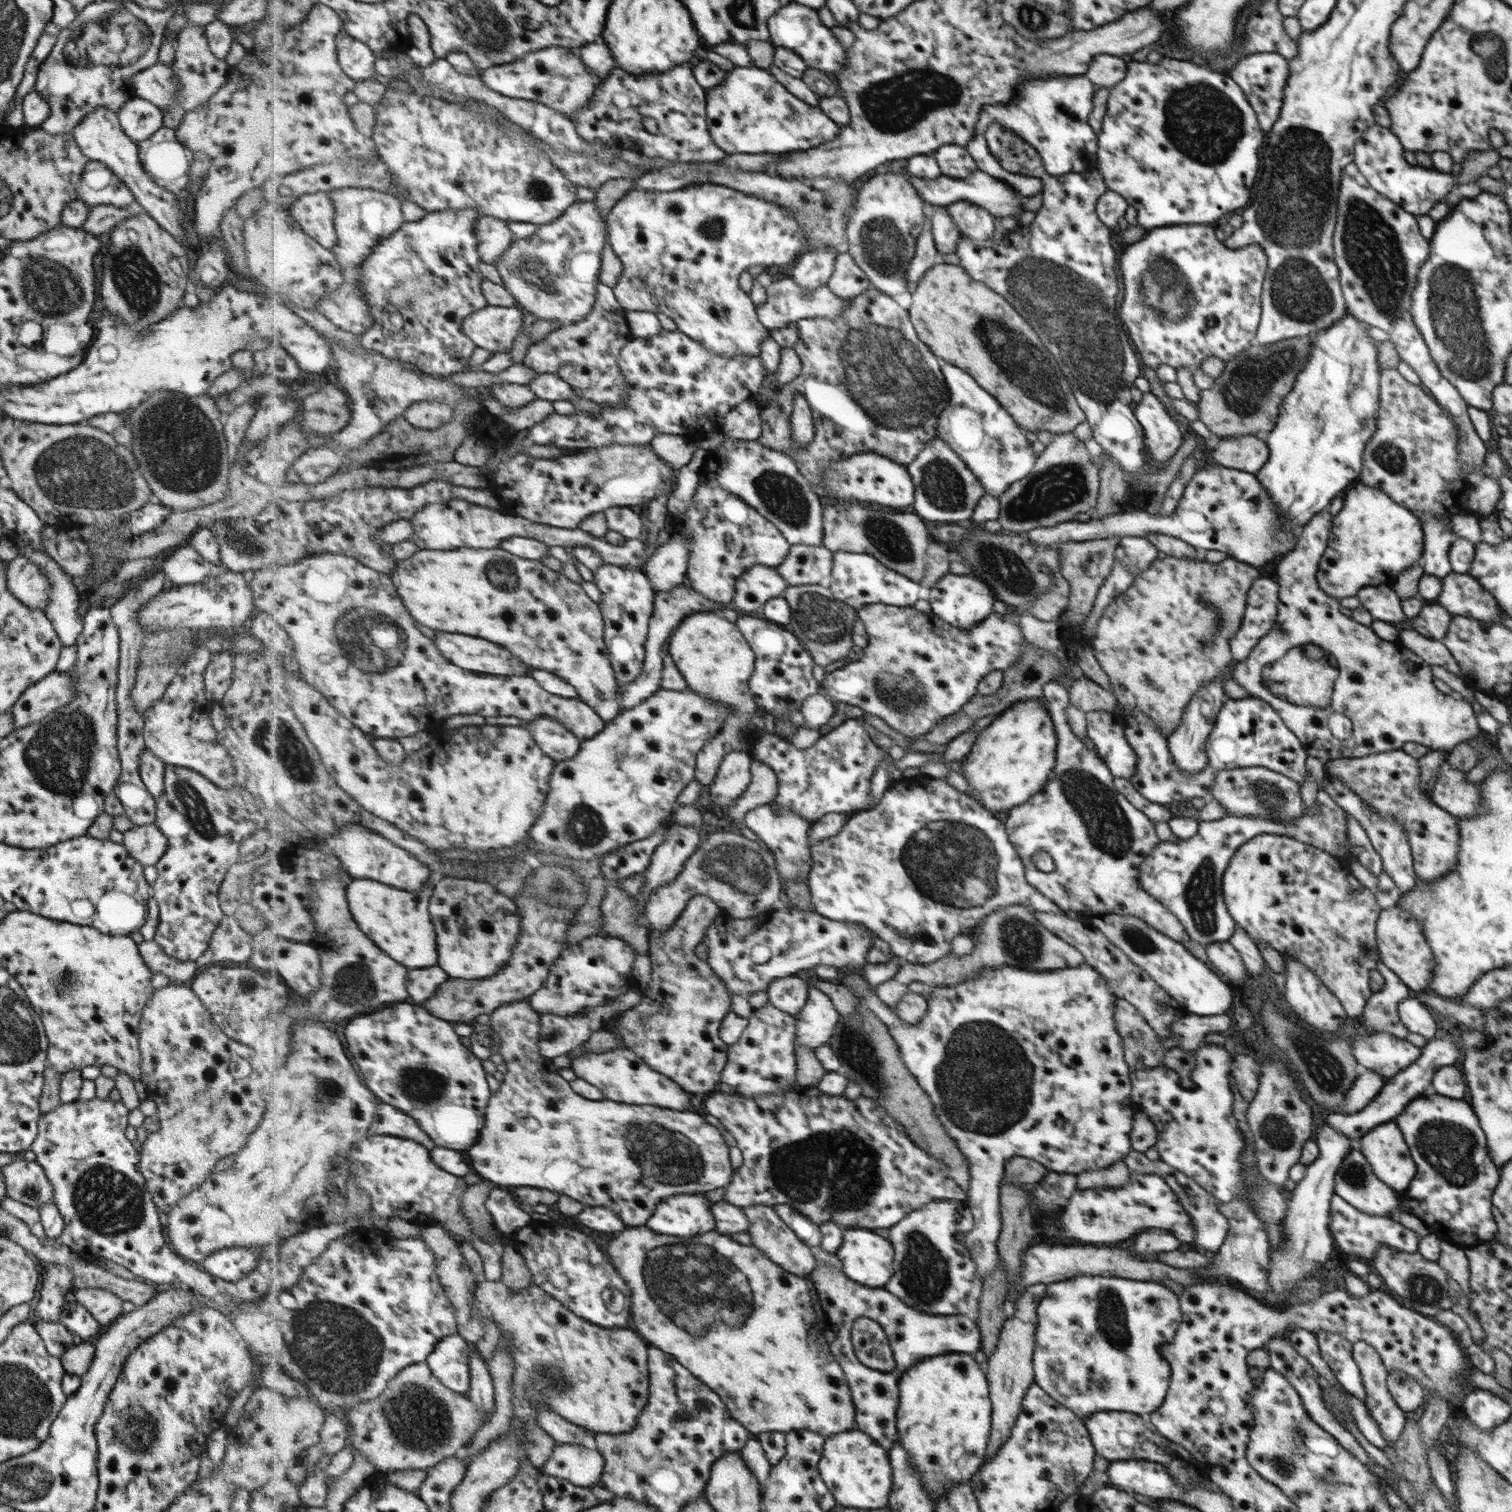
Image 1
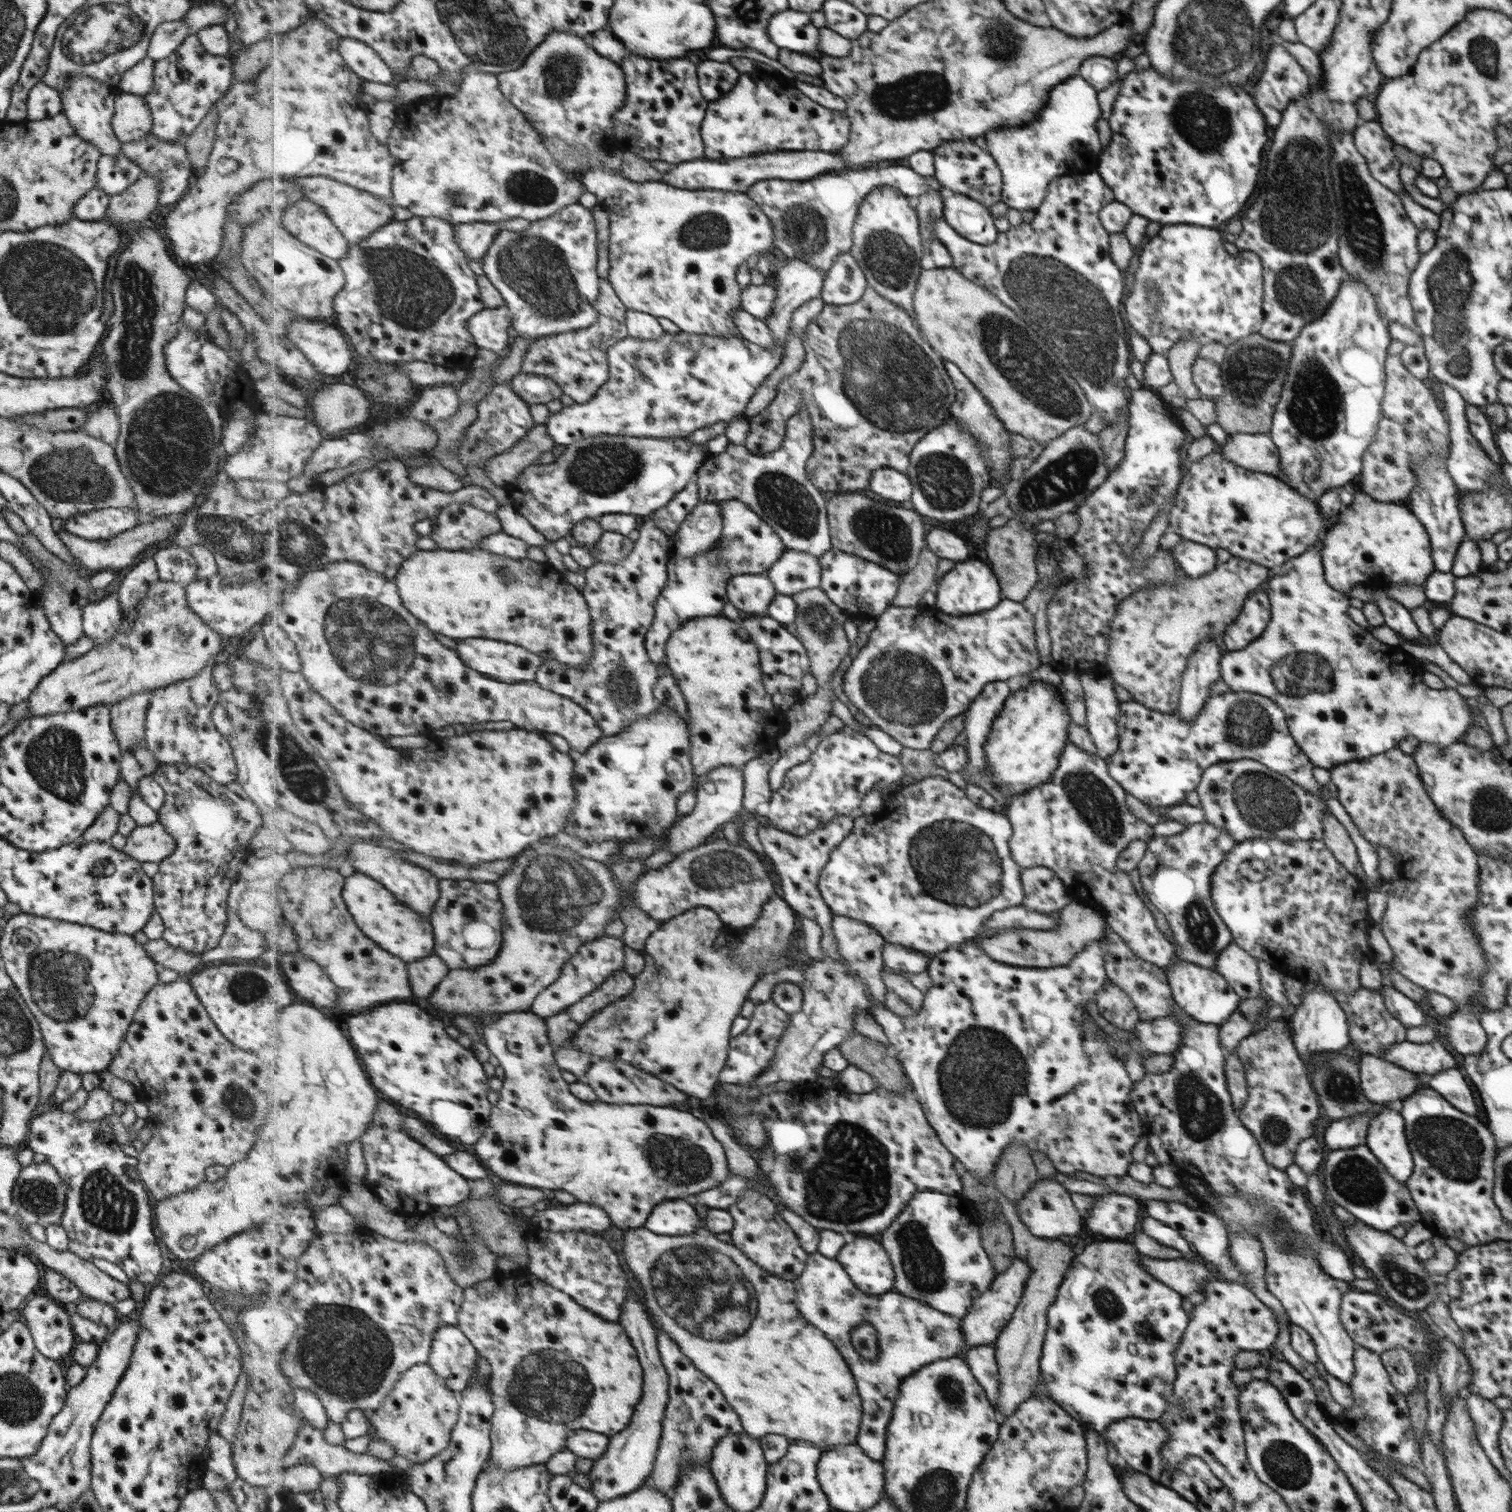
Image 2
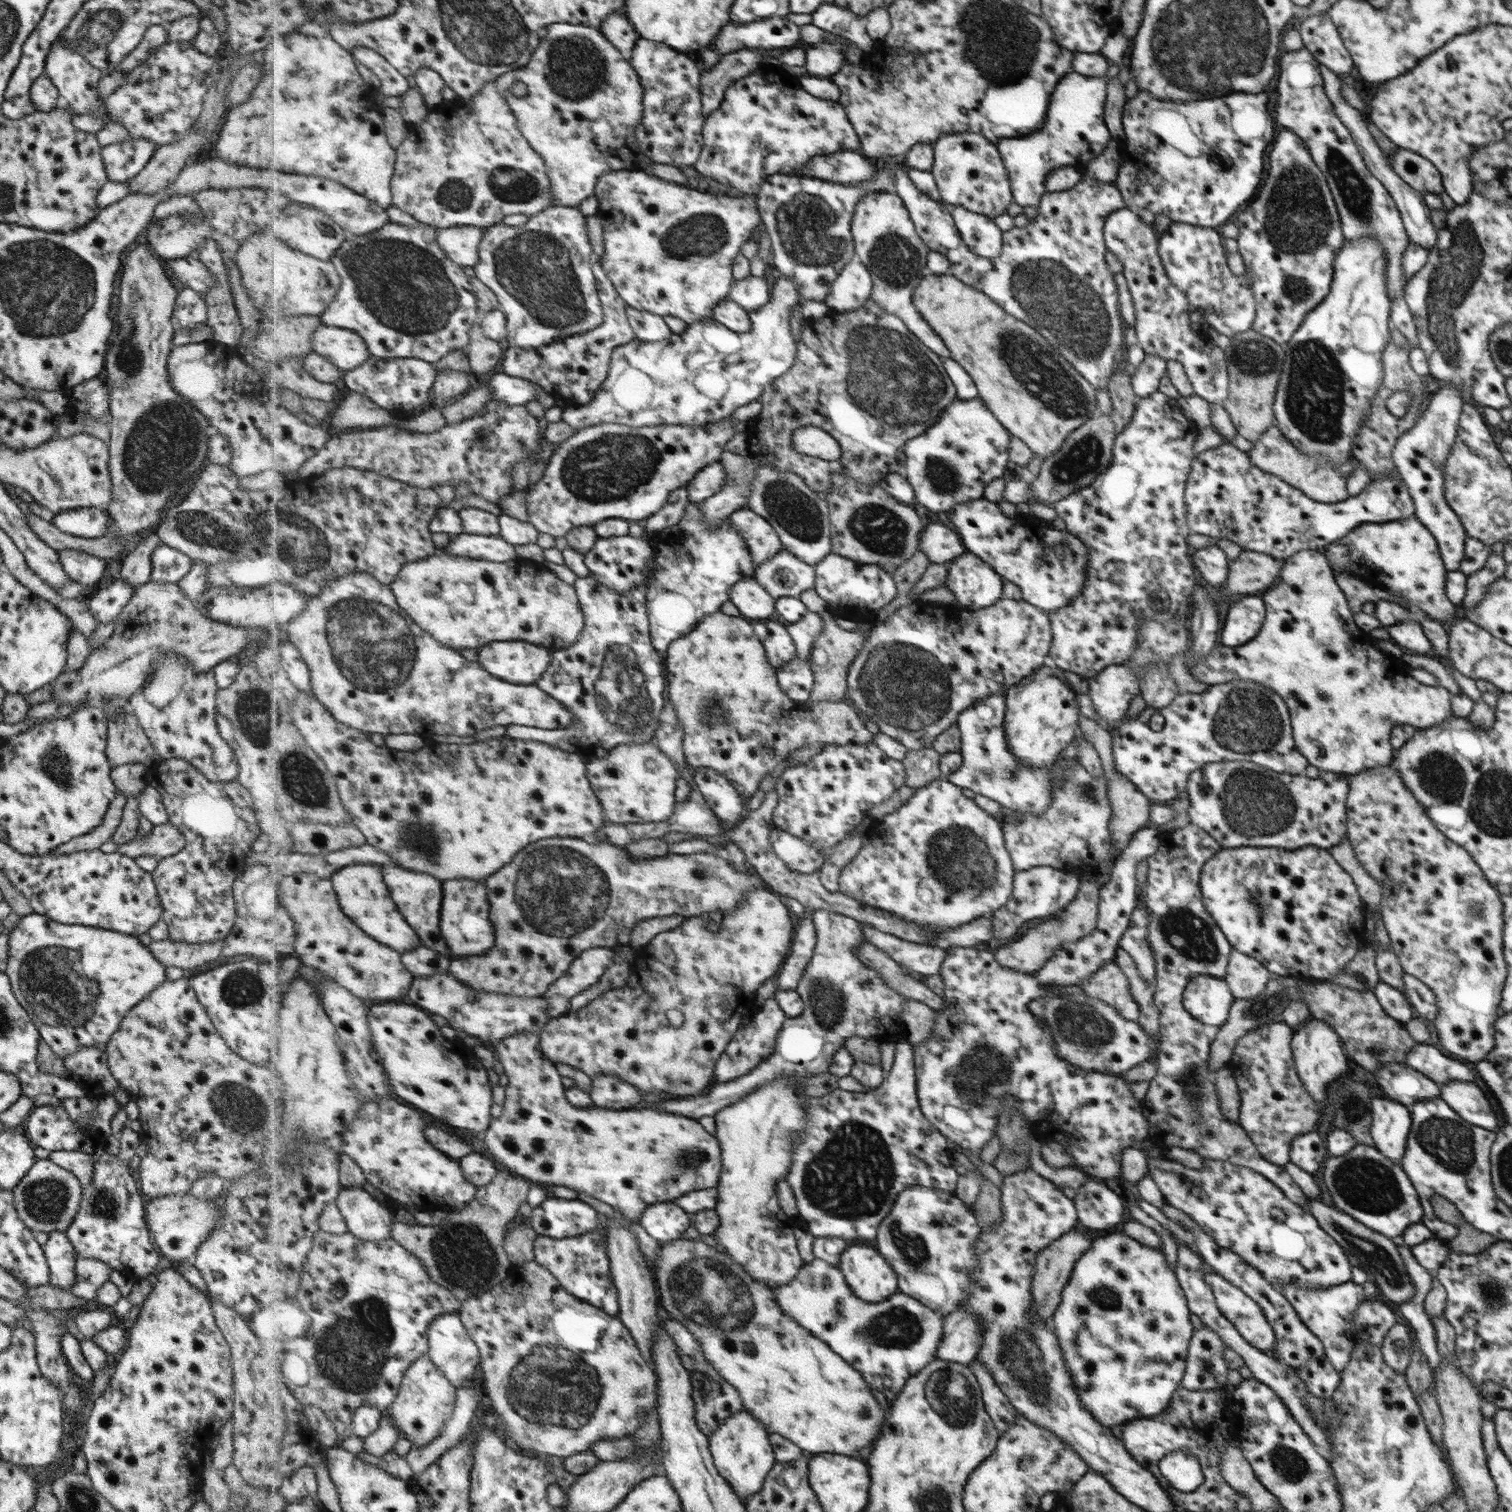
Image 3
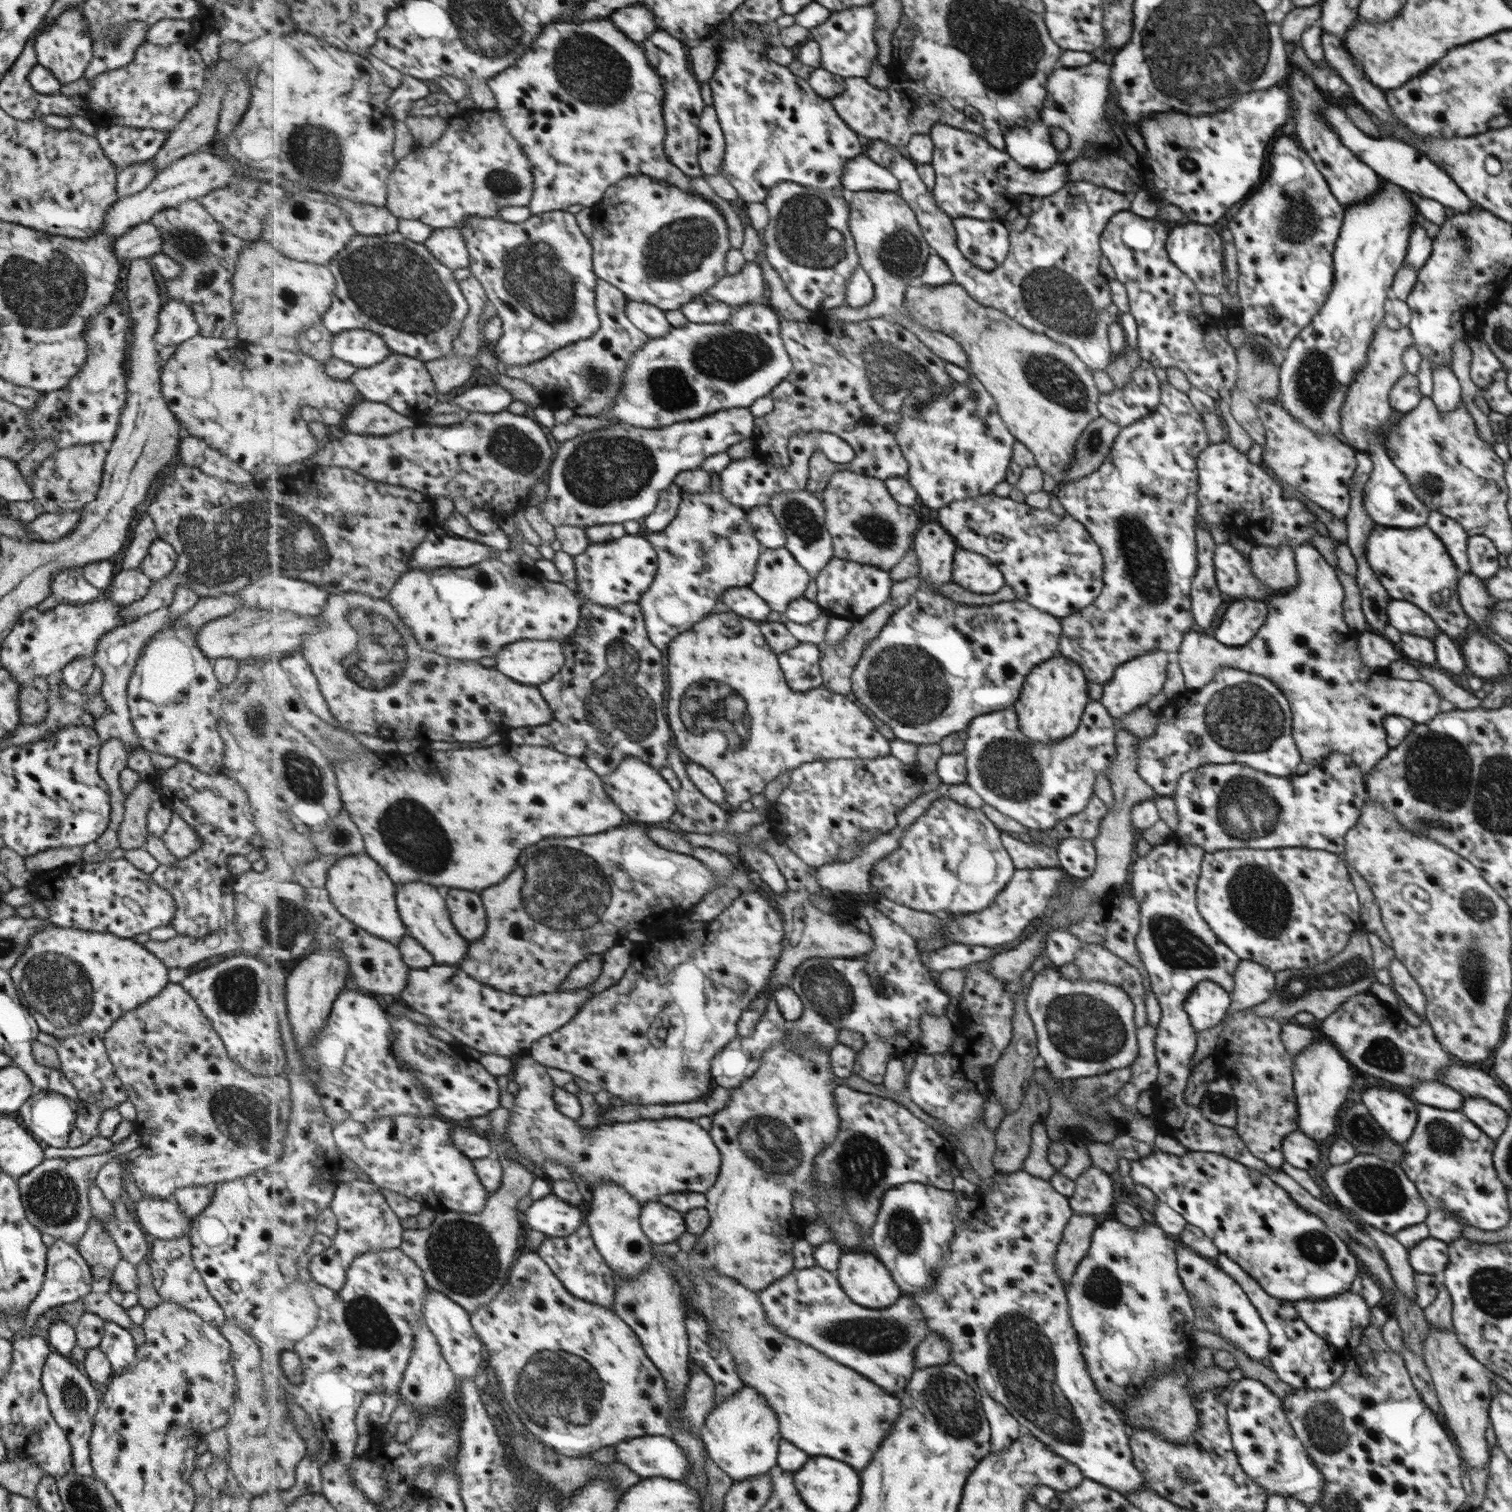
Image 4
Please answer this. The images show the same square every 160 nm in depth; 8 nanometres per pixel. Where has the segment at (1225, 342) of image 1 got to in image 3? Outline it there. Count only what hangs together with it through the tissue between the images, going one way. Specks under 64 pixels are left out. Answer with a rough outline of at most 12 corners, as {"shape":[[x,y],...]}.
{"shape":[[1215,230],[1160,233],[1168,279],[1227,337],[1255,320],[1251,283],[1231,276]]}

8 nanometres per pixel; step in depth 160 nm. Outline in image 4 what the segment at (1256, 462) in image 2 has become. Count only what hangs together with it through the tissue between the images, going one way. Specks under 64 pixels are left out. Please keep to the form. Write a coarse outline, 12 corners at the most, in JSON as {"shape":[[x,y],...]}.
{"shape":[[1261,402],[1260,464],[1344,521],[1356,450]]}

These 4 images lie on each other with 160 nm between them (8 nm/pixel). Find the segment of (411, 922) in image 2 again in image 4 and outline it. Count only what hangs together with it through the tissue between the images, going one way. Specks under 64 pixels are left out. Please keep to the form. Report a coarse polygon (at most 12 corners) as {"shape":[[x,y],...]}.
{"shape":[[367,851],[341,856],[326,888],[349,920],[397,946],[397,885]]}

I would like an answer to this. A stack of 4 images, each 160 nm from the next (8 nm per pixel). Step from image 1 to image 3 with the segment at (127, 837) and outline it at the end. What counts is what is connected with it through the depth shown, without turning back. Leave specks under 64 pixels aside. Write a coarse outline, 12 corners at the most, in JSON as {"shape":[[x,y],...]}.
{"shape":[[171,823],[152,825],[147,836],[120,844],[117,853],[171,856],[184,836]]}

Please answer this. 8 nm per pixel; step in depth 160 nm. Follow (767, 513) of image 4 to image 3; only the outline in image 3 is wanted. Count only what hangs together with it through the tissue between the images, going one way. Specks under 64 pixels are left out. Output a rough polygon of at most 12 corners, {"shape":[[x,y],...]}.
{"shape":[[748,506],[730,519],[756,568],[784,550],[776,529]]}

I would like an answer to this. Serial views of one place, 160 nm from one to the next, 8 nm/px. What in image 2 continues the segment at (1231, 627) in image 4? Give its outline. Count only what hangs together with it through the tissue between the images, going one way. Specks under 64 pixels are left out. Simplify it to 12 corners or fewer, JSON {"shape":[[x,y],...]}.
{"shape":[[1257,590],[1229,628],[1223,651],[1241,651],[1270,619],[1266,590]]}

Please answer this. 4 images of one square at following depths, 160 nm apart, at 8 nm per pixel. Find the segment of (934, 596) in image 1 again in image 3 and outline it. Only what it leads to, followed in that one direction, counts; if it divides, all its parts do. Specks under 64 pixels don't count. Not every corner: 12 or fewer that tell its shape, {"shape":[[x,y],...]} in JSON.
{"shape":[[965,551],[947,564],[946,588],[966,611],[1001,596],[1001,576]]}

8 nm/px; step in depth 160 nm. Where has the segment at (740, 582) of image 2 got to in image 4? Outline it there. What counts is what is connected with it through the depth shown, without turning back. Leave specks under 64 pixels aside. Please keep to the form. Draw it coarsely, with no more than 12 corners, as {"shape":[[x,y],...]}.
{"shape":[[737,587],[722,602],[751,620],[770,619],[774,610],[756,590]]}

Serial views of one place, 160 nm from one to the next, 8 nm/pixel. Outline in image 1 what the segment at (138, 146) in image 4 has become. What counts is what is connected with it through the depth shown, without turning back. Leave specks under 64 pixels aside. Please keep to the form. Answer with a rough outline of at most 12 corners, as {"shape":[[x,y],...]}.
{"shape":[[102,162],[85,163],[76,199],[123,208],[129,189]]}

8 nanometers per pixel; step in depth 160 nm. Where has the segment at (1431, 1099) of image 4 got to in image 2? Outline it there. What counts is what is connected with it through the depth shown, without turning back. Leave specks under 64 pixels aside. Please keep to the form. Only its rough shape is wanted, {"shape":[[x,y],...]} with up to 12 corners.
{"shape":[[1370,1055],[1359,1059],[1363,1096],[1400,1105],[1420,1088],[1413,1073]]}

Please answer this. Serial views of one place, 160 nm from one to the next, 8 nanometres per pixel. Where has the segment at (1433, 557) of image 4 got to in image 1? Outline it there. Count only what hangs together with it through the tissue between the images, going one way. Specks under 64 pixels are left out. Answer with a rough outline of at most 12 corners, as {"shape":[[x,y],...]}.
{"shape":[[1355,482],[1316,576],[1336,599],[1420,563],[1421,526]]}

